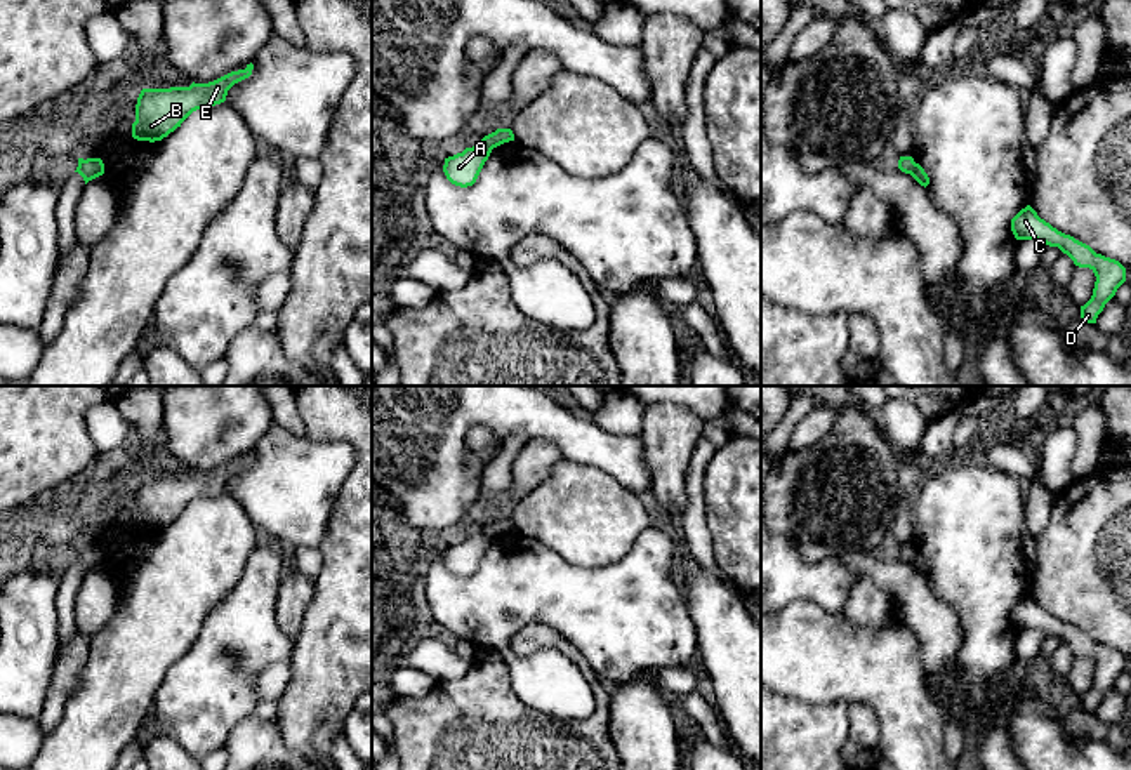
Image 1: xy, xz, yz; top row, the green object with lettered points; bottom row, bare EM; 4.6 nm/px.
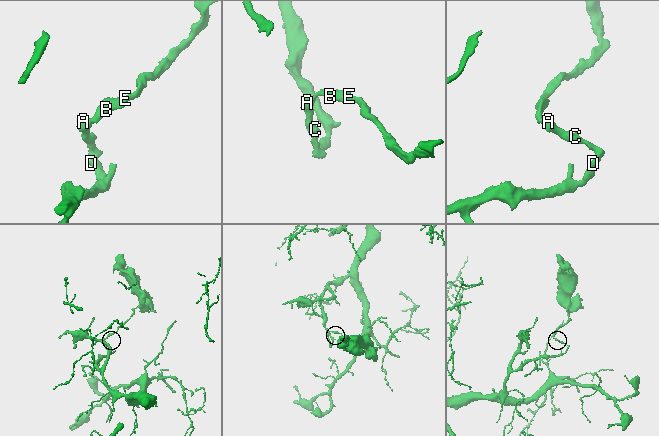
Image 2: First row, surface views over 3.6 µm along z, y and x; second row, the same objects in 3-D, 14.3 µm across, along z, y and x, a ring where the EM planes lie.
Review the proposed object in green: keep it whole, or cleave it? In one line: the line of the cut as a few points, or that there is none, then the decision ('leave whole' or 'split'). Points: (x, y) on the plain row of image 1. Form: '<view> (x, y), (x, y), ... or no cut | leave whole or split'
no cut | leave whole

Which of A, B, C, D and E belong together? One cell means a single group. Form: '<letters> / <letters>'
A B C D E

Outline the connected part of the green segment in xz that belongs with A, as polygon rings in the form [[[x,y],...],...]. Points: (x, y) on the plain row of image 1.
[[[497,518],[485,525],[478,535],[445,548],[443,561],[446,568],[460,577],[473,575],[493,537],[514,530],[511,518]]]

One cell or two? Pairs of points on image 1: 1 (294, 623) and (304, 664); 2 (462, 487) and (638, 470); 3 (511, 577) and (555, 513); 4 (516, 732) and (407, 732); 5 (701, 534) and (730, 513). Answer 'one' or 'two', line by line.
1: two
2: one
3: two
4: one
5: two

